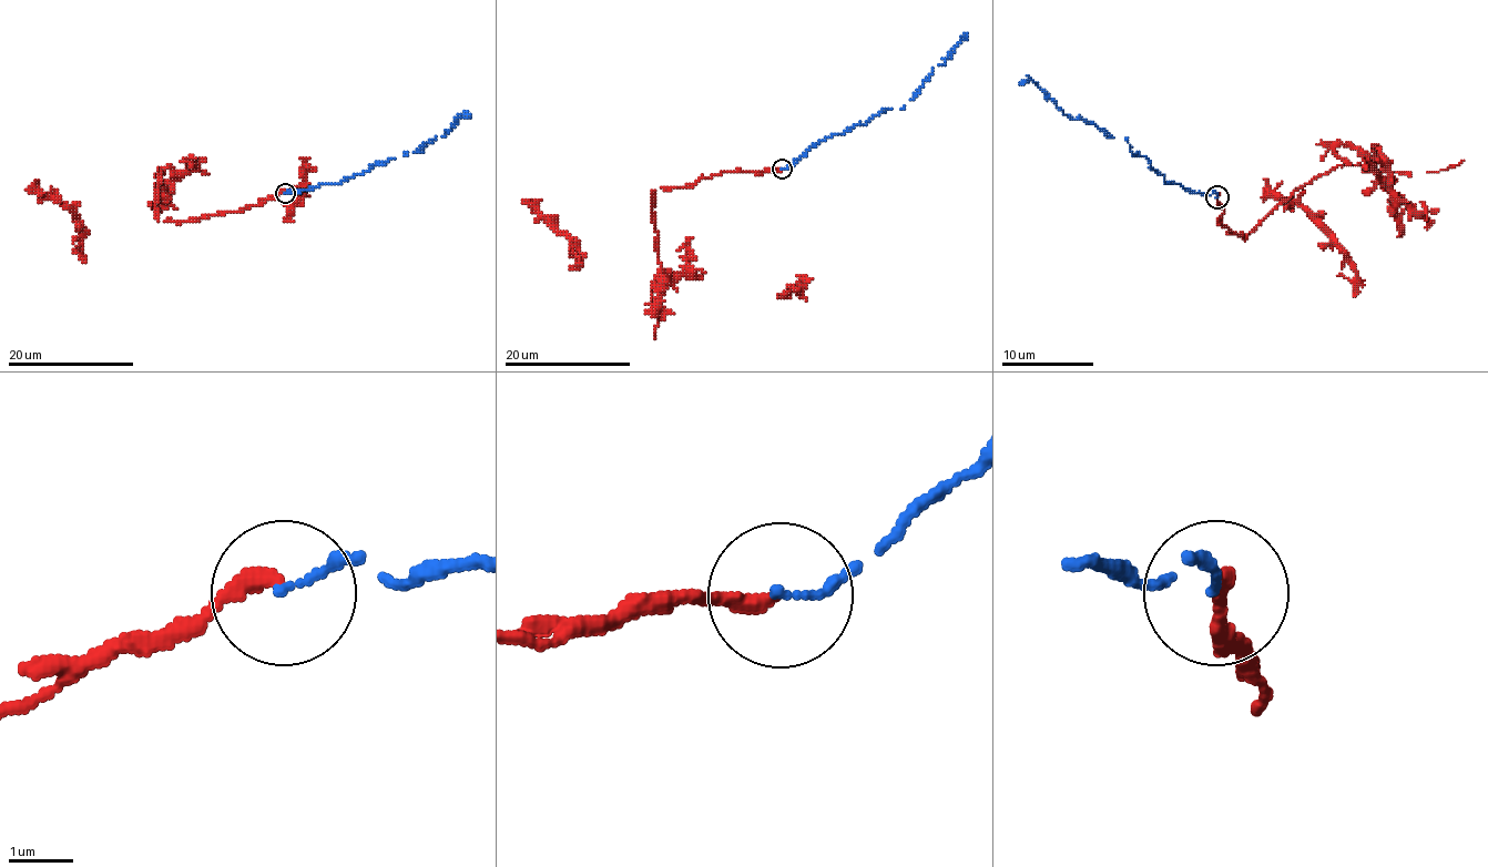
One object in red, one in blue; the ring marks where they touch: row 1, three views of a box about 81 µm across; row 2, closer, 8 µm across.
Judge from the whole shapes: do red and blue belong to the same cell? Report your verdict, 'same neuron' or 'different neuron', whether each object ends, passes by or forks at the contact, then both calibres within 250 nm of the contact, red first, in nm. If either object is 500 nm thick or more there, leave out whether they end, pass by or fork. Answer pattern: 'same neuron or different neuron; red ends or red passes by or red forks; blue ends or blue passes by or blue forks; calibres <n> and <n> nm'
same neuron; red ends; blue ends; calibres 260 and 130 nm

